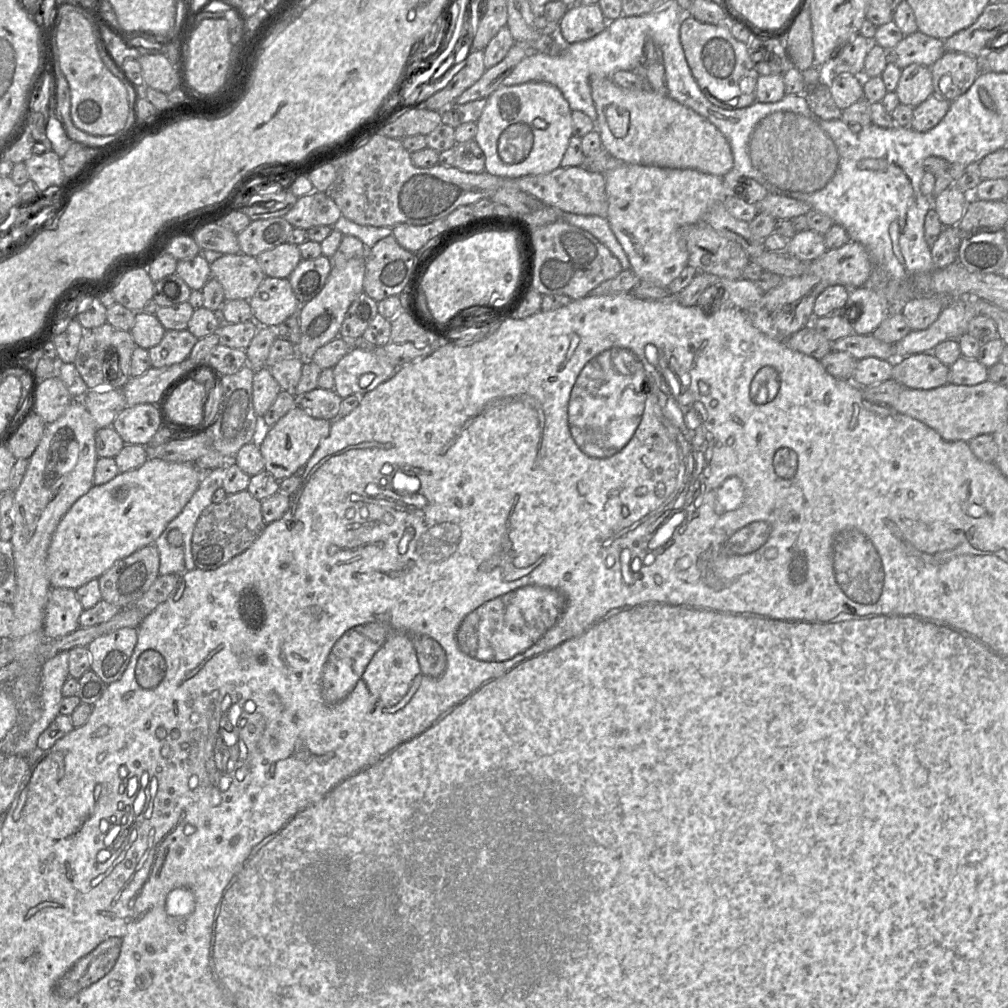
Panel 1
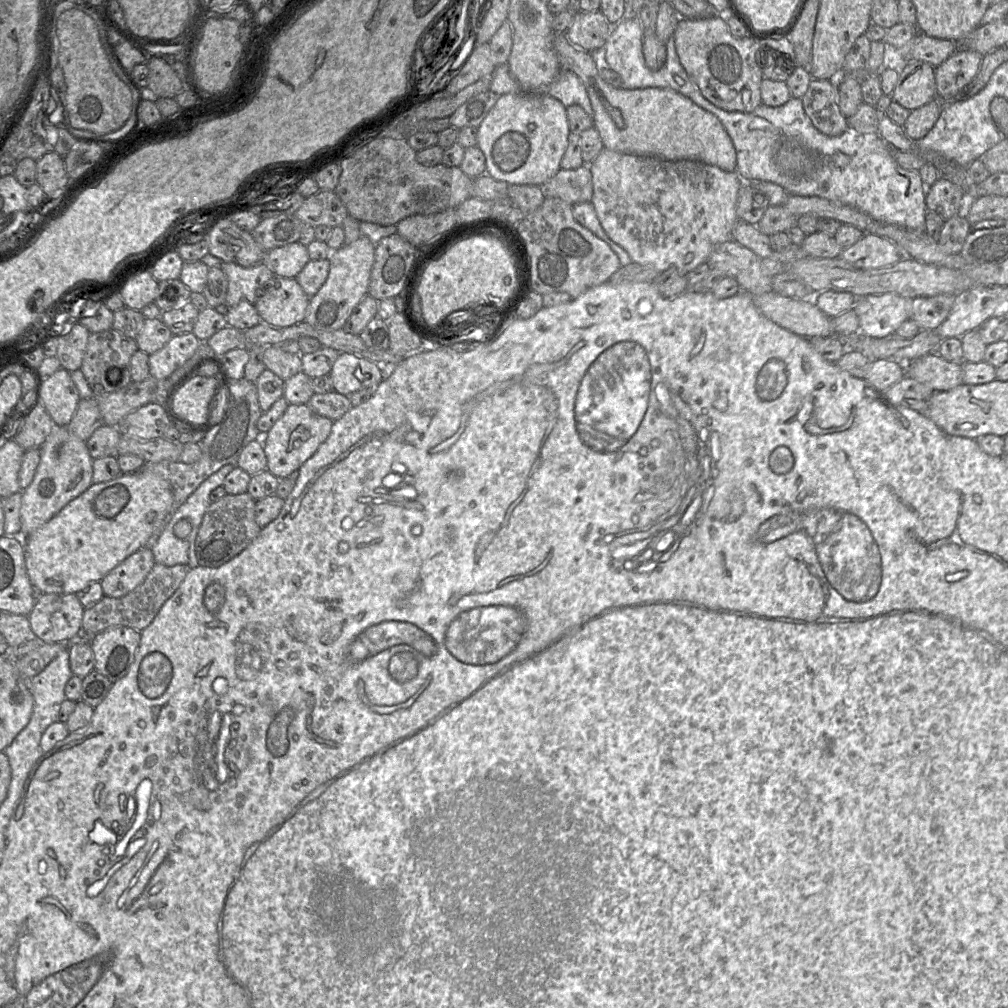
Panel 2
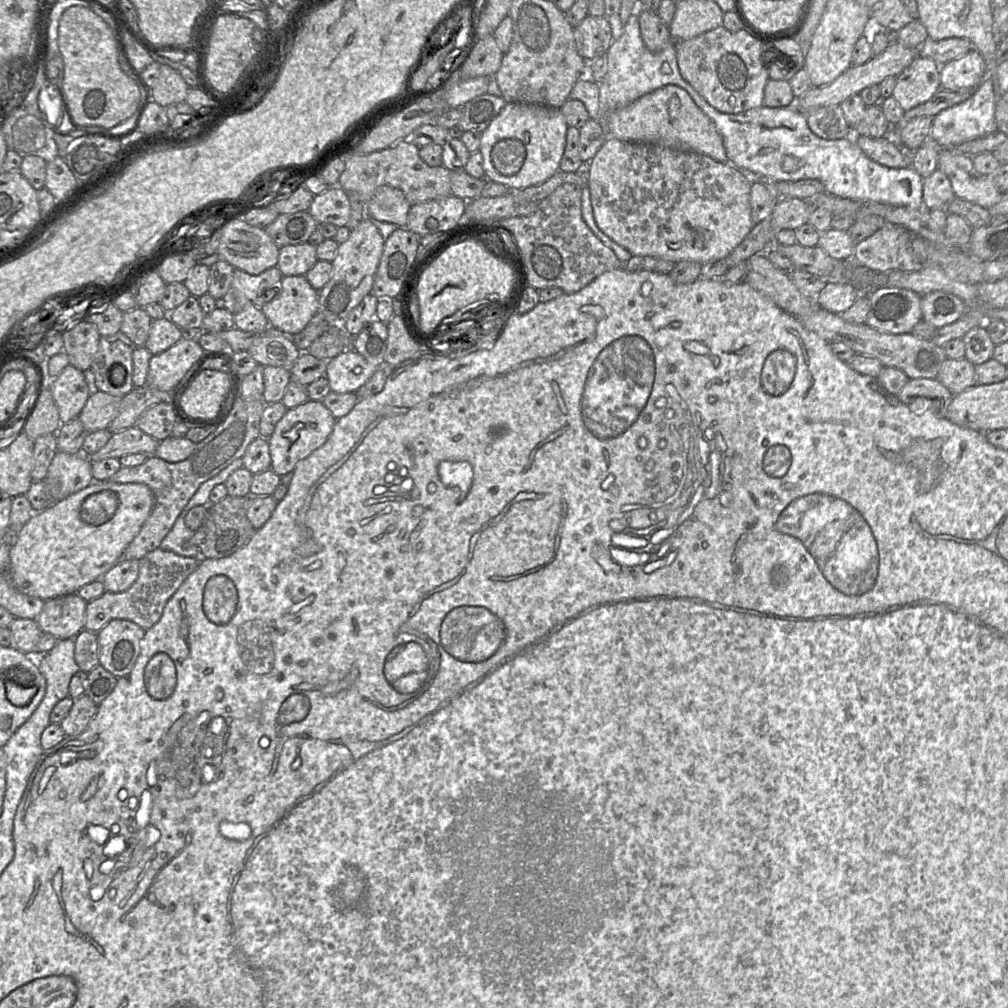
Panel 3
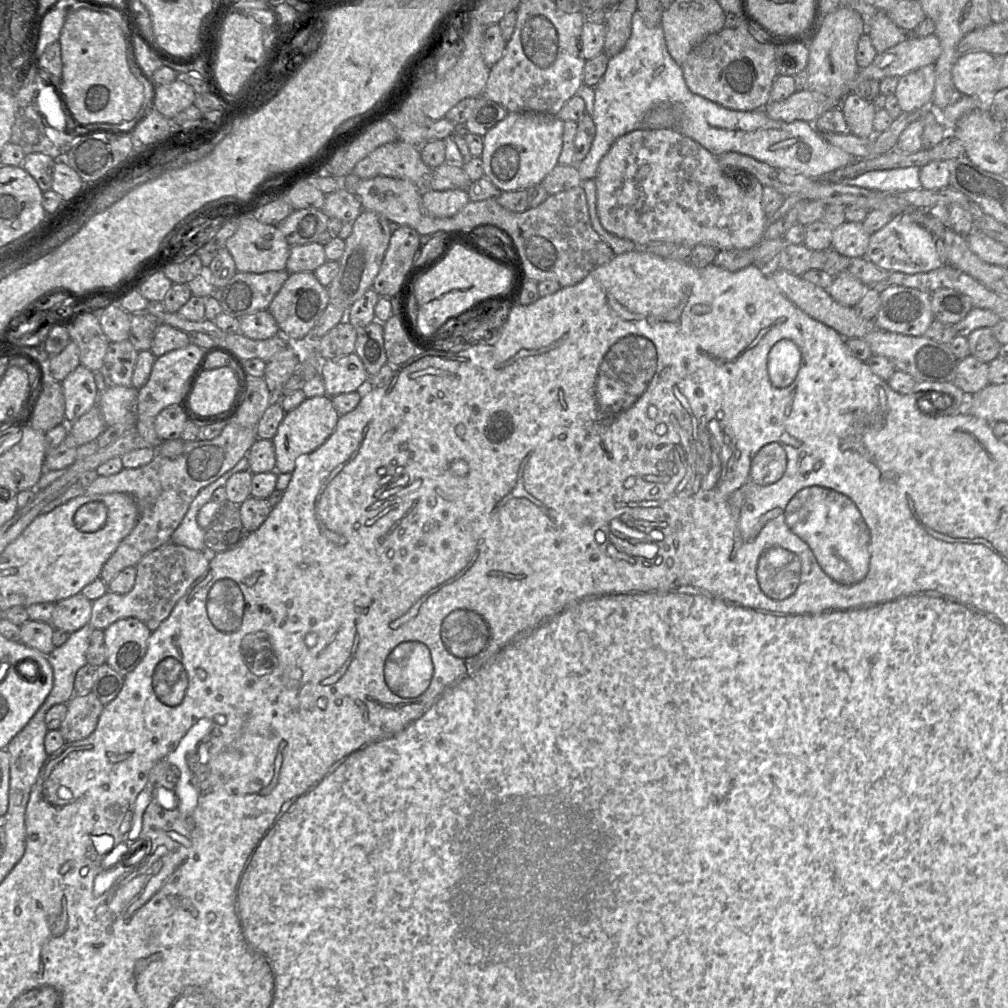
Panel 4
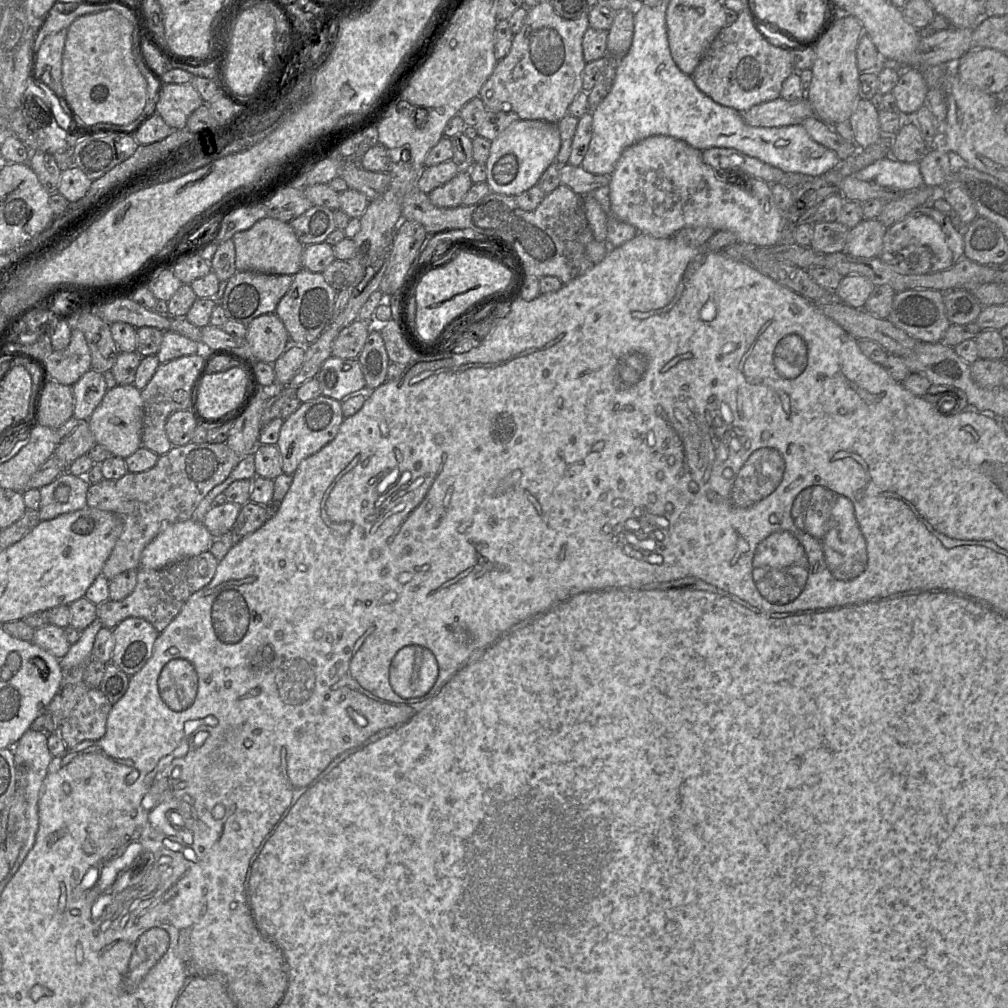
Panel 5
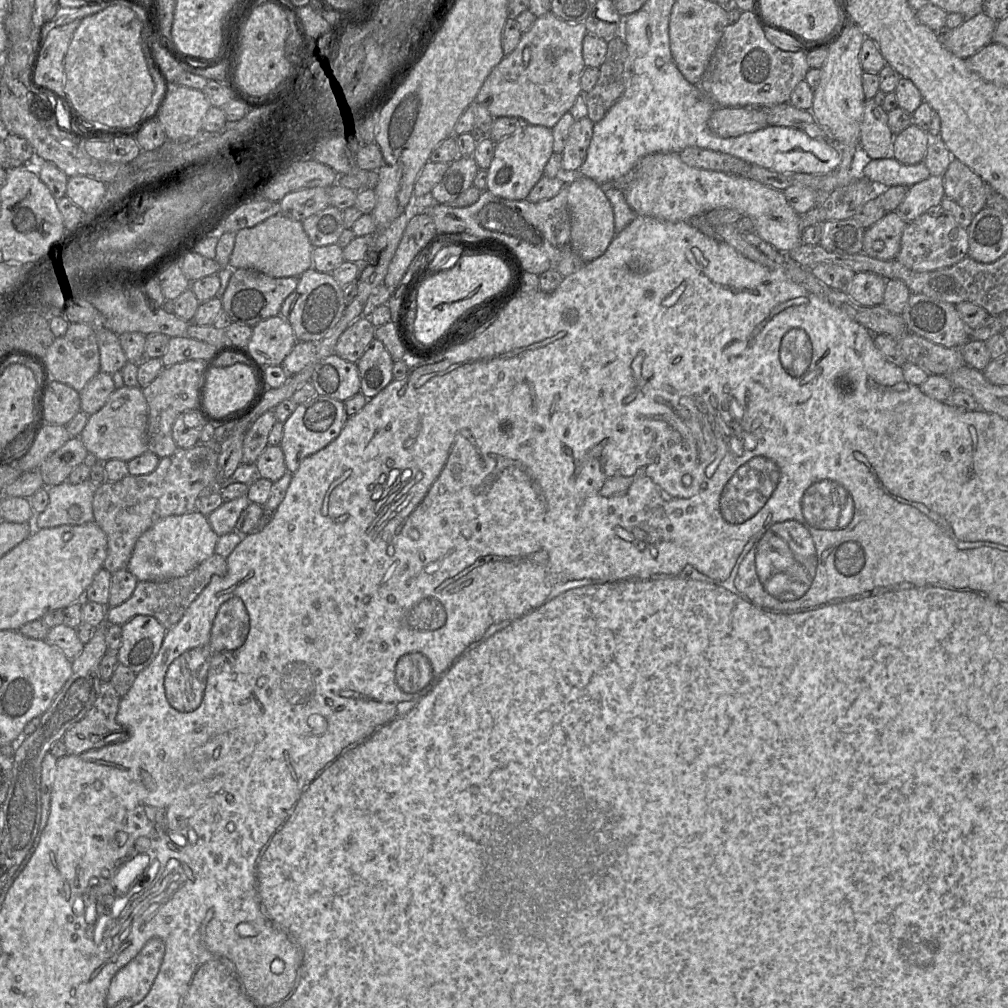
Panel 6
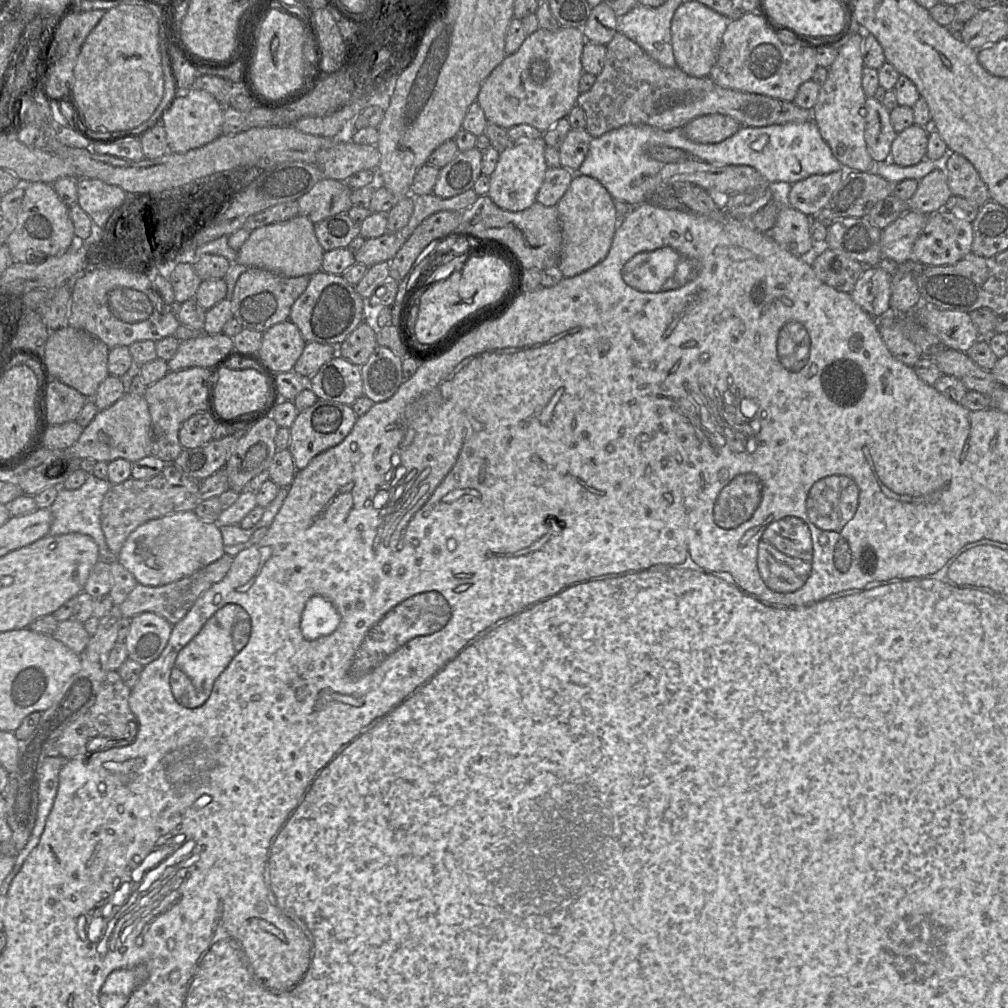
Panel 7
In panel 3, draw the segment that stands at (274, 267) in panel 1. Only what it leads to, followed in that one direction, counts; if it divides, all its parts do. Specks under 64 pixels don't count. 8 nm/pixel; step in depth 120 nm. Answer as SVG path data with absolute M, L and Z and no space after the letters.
M305 242L281 247L276 267L283 276L305 275L317 261L316 247Z

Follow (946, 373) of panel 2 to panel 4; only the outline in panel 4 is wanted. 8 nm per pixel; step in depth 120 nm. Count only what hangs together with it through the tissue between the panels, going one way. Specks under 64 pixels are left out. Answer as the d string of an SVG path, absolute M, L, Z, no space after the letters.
M969 355L960 359L953 384L970 397L990 384L988 374L989 364Z

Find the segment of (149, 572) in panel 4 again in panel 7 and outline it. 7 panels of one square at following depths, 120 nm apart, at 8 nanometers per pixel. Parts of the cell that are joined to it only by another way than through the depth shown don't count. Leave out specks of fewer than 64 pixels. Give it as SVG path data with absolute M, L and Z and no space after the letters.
M224 554L217 561L198 570L194 574L164 586L145 586L138 583L125 601L119 605L123 617L132 619L141 613L151 612L163 617L170 624L175 625L185 617L196 600L206 590L226 576L230 570L233 558L228 554Z

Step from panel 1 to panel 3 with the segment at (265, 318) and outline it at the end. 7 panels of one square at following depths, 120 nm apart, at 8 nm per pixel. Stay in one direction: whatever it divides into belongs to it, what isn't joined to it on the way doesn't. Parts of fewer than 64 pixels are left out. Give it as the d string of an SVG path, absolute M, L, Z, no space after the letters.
M305 275L283 276L278 293L261 307L261 311L267 317L270 328L294 336L303 331L318 313L319 291L312 287Z

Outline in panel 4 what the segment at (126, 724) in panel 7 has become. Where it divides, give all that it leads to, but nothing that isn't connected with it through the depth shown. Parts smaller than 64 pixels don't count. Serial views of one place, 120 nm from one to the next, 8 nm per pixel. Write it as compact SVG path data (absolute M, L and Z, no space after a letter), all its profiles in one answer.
M92 692L74 694L67 703L67 712L59 730L65 742L89 737L96 729L104 705Z

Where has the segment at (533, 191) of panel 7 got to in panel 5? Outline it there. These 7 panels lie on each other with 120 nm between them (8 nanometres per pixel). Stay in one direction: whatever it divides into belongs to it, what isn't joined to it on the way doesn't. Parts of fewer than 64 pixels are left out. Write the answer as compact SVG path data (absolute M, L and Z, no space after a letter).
M519 119L491 141L485 163L486 183L494 193L517 196L537 185L544 171L556 161L560 146L557 124Z

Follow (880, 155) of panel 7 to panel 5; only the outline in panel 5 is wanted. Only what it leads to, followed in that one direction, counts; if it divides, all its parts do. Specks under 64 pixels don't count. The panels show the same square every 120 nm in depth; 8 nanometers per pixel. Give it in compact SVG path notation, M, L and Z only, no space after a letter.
M870 100L858 101L849 123L854 133L854 143L859 147L866 148L883 137L878 112Z

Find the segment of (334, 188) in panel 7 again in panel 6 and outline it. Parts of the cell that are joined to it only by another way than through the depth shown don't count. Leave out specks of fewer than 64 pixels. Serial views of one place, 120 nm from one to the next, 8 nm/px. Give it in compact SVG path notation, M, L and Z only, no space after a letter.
M305 188L287 194L280 201L280 214L302 222L329 206L329 188Z

